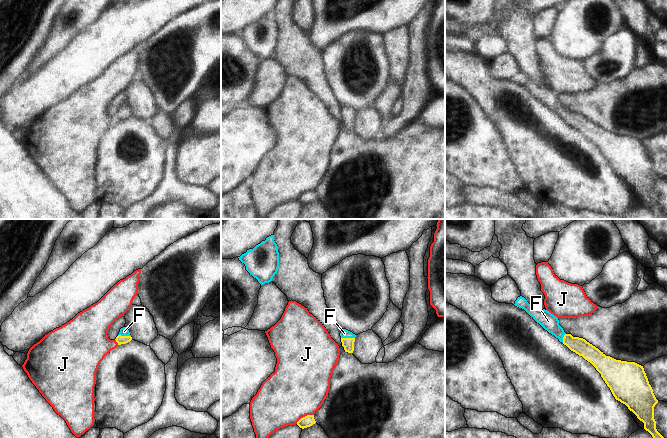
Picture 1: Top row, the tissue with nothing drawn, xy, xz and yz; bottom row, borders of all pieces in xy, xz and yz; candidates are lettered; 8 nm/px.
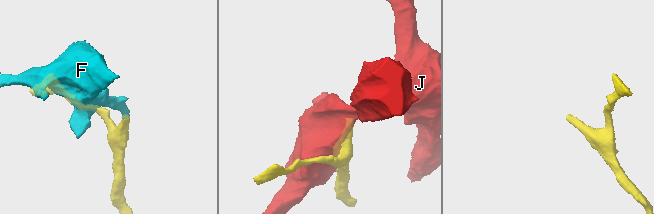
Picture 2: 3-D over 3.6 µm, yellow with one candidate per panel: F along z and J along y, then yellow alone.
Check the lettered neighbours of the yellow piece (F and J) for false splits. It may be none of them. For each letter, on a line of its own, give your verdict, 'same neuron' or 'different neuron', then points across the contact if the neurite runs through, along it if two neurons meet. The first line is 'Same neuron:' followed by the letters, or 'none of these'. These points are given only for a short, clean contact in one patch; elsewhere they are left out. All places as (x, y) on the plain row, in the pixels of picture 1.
Same neuron: F
F: same neuron; way xz (348, 119), (348, 114), (344, 109)
J: different neuron

